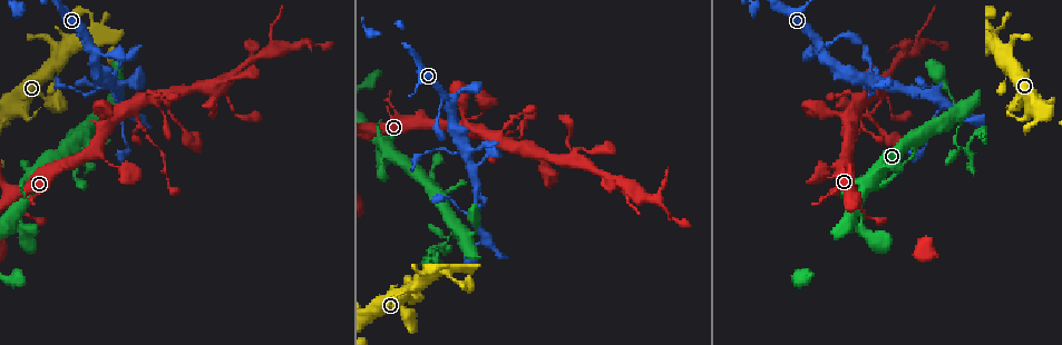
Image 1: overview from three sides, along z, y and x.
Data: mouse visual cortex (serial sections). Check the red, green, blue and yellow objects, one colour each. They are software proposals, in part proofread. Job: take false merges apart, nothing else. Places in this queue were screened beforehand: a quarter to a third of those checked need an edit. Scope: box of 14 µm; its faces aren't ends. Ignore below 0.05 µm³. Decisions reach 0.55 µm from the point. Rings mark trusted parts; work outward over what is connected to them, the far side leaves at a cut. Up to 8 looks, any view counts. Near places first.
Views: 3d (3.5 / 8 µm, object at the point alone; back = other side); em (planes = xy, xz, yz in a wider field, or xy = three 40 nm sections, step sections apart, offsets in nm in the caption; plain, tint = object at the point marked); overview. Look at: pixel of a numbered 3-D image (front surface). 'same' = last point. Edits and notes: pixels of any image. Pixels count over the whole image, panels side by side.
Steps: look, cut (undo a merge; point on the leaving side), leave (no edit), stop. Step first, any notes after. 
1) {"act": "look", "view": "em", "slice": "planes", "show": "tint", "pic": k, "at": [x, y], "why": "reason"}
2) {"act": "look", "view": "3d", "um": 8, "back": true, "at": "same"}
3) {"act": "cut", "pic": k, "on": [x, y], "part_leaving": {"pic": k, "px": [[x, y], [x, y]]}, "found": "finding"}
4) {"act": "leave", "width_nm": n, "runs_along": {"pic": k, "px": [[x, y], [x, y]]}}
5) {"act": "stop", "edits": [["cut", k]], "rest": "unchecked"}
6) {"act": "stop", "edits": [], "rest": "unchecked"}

{"act": "look", "view": "em", "slice": "xy", "step": 2, "show": "tint", "pic": 1, "at": [433, 191], "why": "small branch off a trunk"}

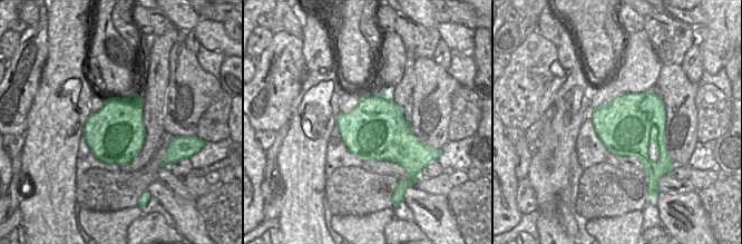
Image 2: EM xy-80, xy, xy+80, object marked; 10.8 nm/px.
{"act": "look", "view": "3d", "um": 3.5, "at": "same"}

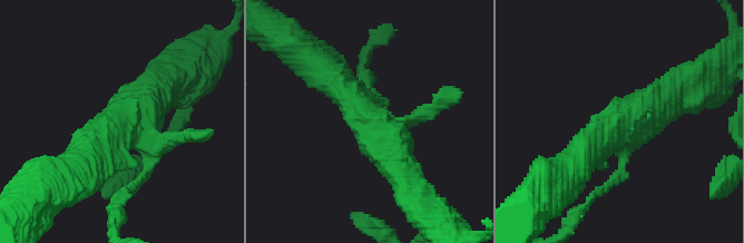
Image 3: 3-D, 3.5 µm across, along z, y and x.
{"act": "leave", "runs_along": {"pic": 3, "px": [[332, 78], [408, 175]]}, "found": "all the same cell"}

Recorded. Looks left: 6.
{"act": "look", "view": "3d", "um": 3.5, "pic": 1, "at": [933, 93], "why": "arms run side by side"}

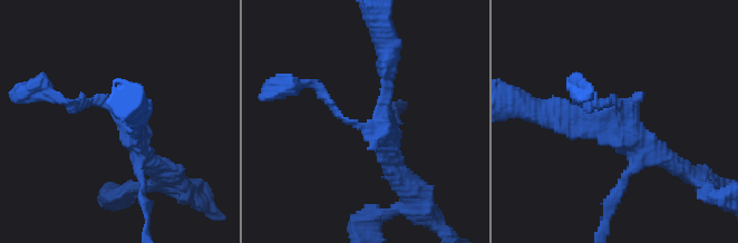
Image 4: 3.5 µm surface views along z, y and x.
{"act": "look", "view": "em", "slice": "planes", "show": "tint", "pic": 4, "at": [610, 124], "why": "now the EM"}

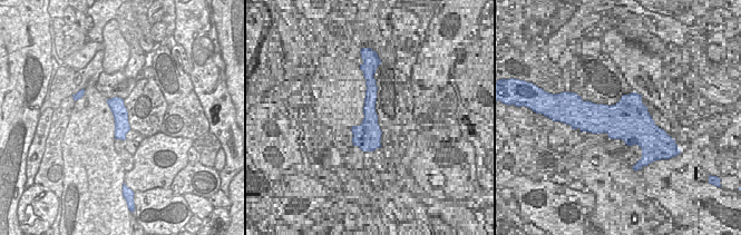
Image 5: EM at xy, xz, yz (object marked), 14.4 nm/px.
{"act": "leave", "runs_along": {"pic": 4, "px": [[536, 109], [602, 116], [670, 161]]}, "found": "one cell here"}

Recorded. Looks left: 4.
{"act": "look", "view": "3d", "um": 3.5, "pic": 1, "at": [959, 148], "why": "arms part here"}

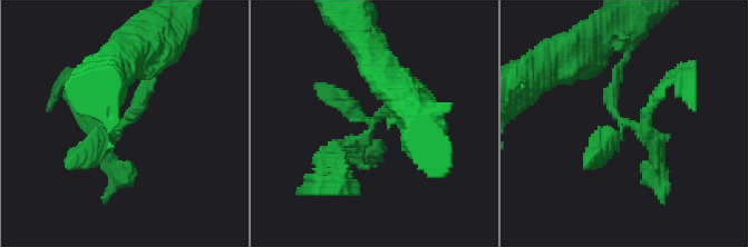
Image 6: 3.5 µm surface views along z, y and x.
{"act": "look", "view": "em", "slice": "xy", "step": 3, "show": "tint", "pic": 6, "at": [123, 123]}

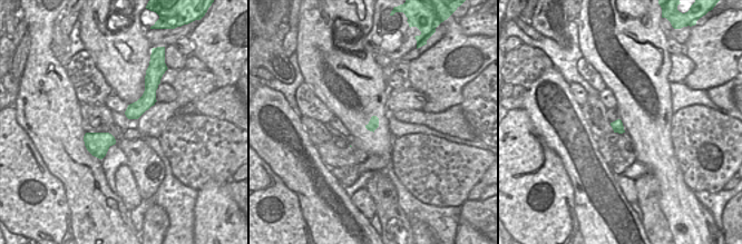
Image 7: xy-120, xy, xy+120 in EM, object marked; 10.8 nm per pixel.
{"act": "leave", "runs_along": {"pic": 6, "px": [[156, 63], [136, 111], [98, 135], [112, 166]]}, "found": "one cell here"}

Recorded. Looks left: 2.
{"act": "stop", "edits": [], "rest": "unchecked"}

